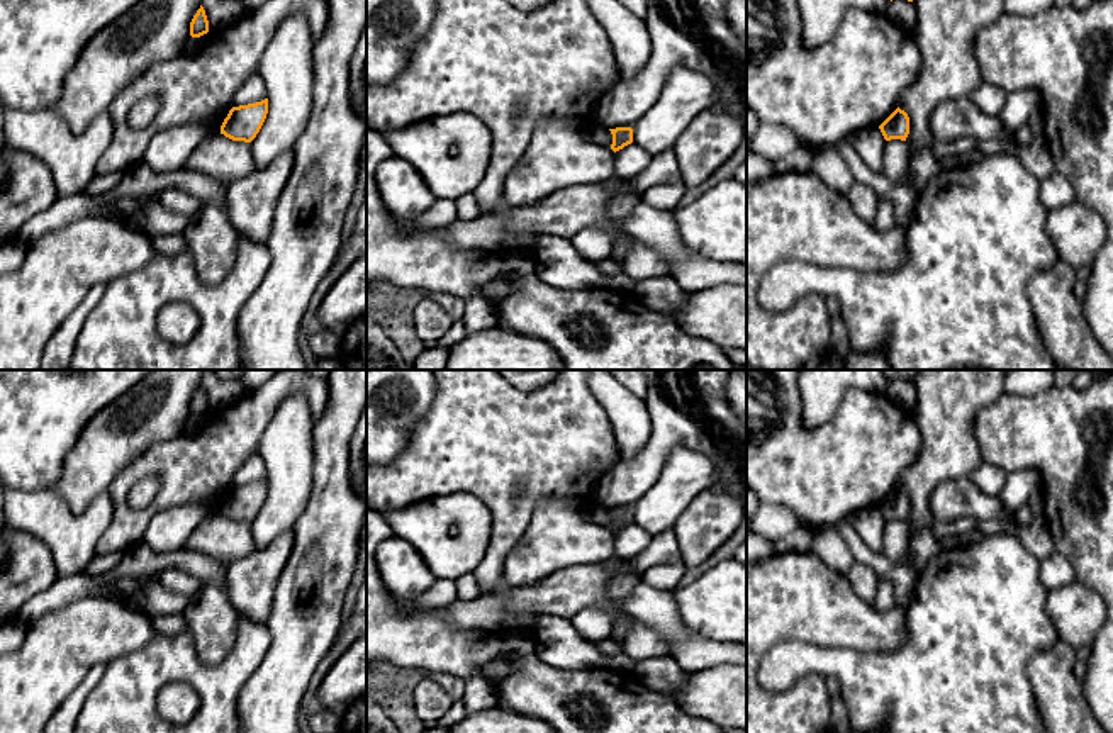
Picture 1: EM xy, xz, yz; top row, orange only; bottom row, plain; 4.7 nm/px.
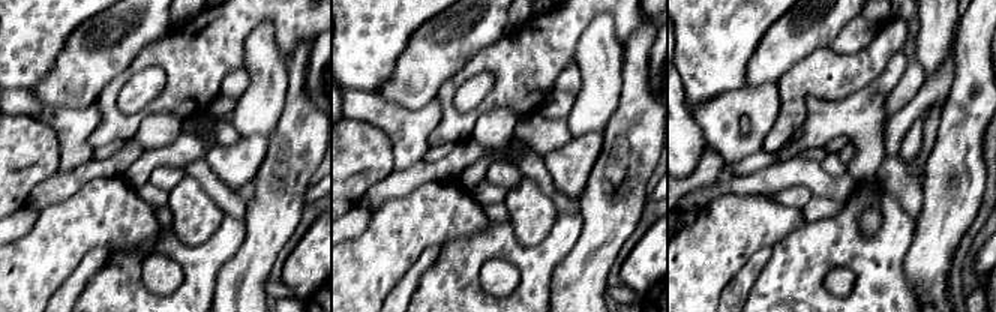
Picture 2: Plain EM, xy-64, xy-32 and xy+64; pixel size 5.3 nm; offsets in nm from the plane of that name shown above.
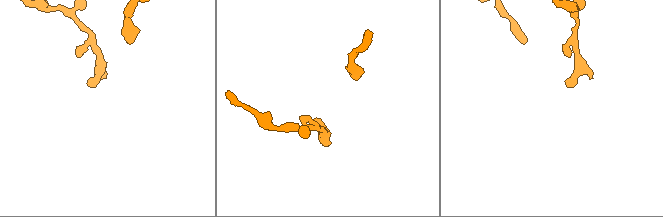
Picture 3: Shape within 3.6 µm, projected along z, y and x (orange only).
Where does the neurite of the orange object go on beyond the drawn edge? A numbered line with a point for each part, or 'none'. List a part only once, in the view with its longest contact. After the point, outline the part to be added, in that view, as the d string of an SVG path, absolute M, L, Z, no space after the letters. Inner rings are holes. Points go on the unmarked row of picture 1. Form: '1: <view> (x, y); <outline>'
none

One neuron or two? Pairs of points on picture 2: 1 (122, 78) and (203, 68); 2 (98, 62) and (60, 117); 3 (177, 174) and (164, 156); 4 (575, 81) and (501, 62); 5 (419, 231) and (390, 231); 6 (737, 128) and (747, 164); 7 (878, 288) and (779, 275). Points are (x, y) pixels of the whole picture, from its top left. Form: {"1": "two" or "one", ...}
{"1": "one", "2": "two", "3": "two", "4": "two", "5": "one", "6": "two", "7": "one"}

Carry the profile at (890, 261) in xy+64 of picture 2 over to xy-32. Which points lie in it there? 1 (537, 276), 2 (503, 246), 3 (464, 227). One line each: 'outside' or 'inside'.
1: inside
2: inside
3: outside

